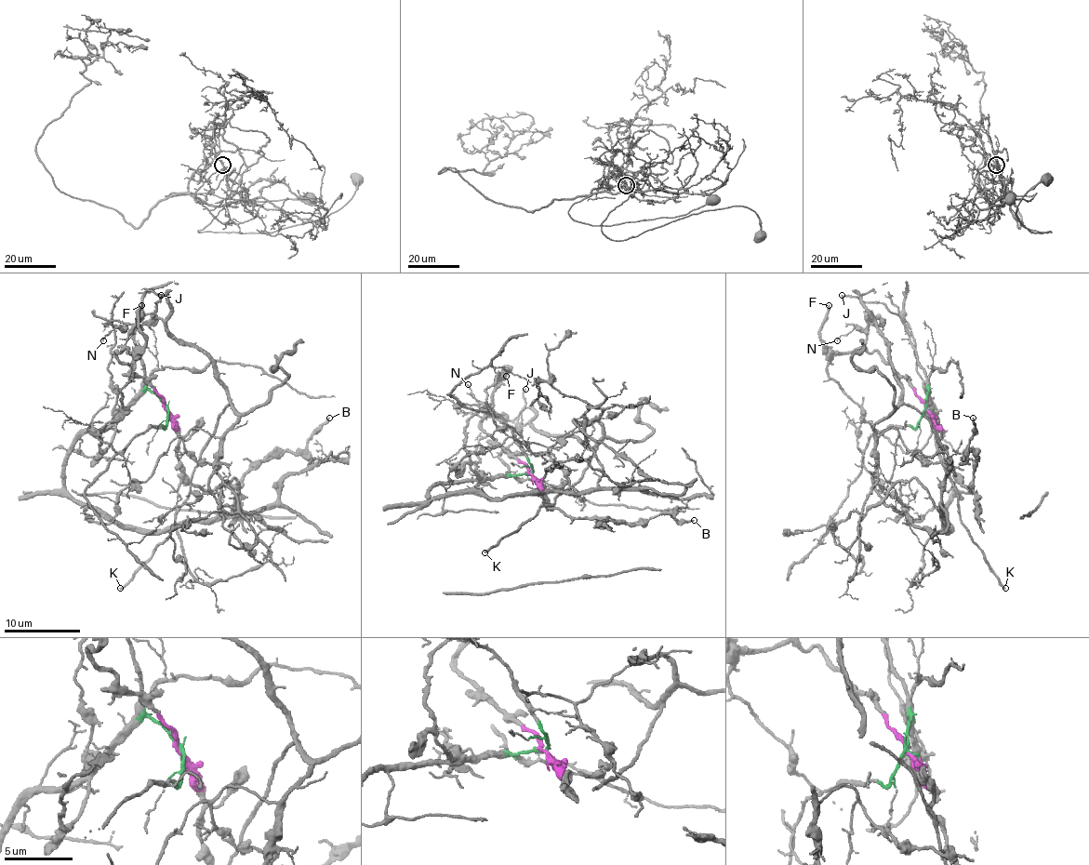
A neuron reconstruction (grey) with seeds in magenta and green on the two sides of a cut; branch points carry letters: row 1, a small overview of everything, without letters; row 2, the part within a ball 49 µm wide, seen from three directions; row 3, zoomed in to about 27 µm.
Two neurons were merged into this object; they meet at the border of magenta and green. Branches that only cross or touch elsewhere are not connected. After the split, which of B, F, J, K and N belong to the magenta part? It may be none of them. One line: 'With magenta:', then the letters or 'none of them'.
With magenta: B, F, K, N

